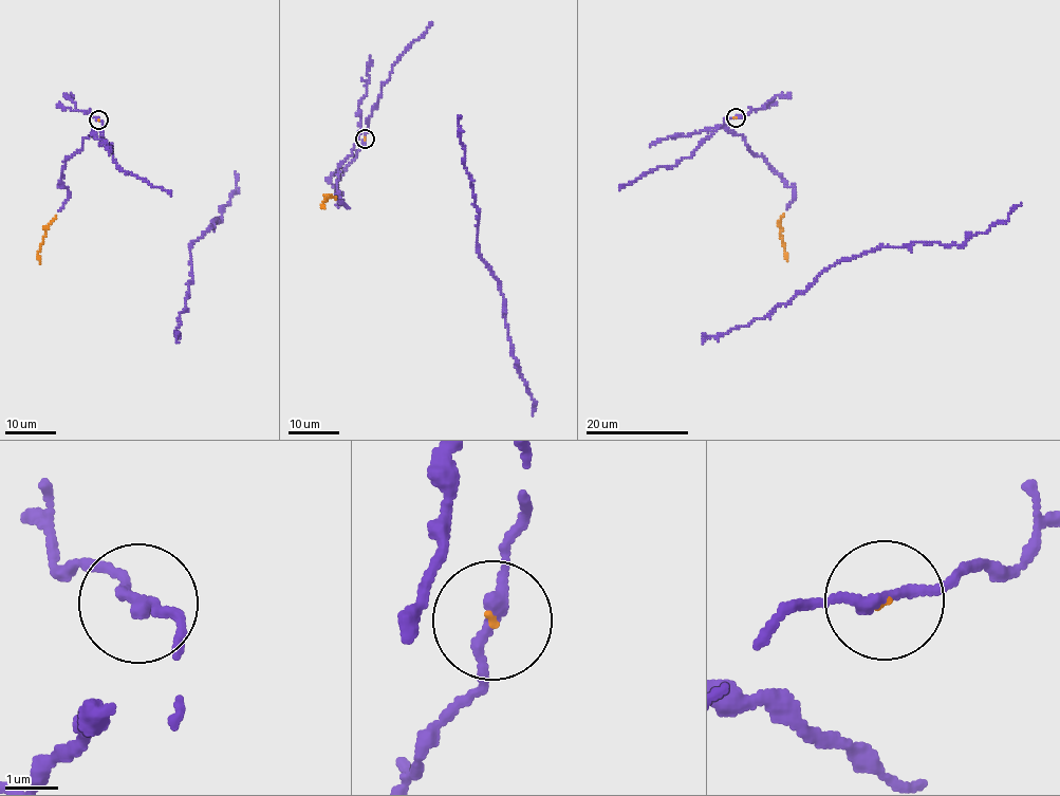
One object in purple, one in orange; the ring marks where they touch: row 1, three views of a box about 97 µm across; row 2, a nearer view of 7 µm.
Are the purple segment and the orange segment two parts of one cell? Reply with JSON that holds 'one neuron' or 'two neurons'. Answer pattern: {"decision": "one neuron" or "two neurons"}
{"decision": "one neuron"}

